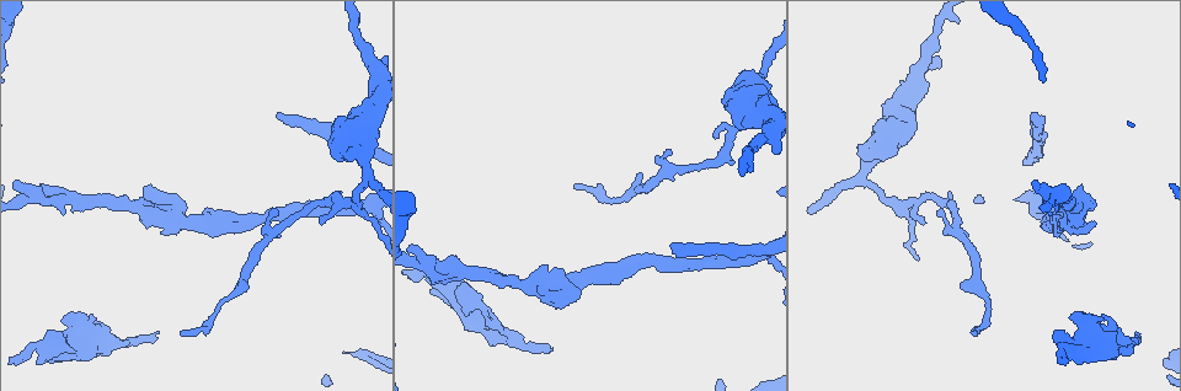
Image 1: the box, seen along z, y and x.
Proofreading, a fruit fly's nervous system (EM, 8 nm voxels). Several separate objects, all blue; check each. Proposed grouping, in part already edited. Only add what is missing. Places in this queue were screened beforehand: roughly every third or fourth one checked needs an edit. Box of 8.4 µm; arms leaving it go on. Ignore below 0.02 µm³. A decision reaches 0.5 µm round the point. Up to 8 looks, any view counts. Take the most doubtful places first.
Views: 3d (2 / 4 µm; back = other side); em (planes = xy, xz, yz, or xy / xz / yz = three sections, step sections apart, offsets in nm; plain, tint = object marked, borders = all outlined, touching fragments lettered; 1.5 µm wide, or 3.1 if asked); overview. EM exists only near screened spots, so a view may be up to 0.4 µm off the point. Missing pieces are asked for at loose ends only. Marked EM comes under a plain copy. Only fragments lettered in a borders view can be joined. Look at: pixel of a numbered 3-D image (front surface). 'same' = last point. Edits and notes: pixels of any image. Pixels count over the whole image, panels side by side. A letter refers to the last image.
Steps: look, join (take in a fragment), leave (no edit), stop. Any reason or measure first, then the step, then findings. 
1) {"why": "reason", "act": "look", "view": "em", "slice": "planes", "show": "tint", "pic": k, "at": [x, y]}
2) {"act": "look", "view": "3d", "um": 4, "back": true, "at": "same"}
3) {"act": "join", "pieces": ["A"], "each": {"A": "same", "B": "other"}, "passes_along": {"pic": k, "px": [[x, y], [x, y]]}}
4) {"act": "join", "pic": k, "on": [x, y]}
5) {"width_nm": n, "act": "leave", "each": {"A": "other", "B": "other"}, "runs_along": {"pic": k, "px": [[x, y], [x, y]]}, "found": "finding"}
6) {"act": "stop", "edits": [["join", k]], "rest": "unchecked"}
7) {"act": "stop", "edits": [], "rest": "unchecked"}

{"why": "branch stops here", "act": "look", "view": "em", "slice": "yz", "step": 8, "show": "tint", "pic": 1, "at": [158, 333]}

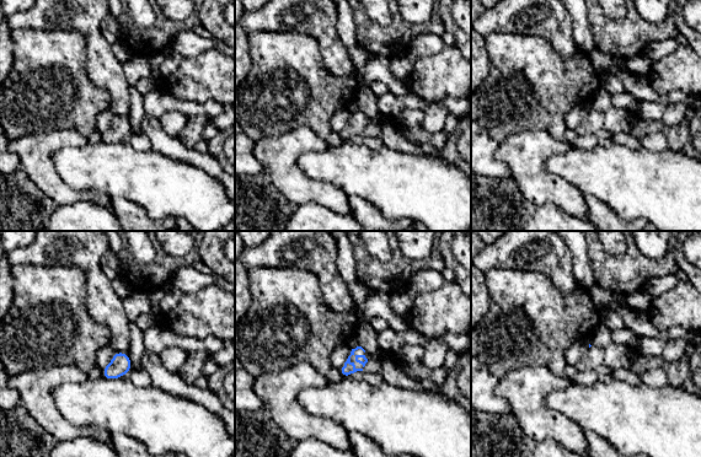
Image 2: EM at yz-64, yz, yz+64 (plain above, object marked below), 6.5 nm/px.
{"why": "see the neighbours", "act": "look", "view": "em", "slice": "yz", "step": 8, "show": "borders", "at": "same"}

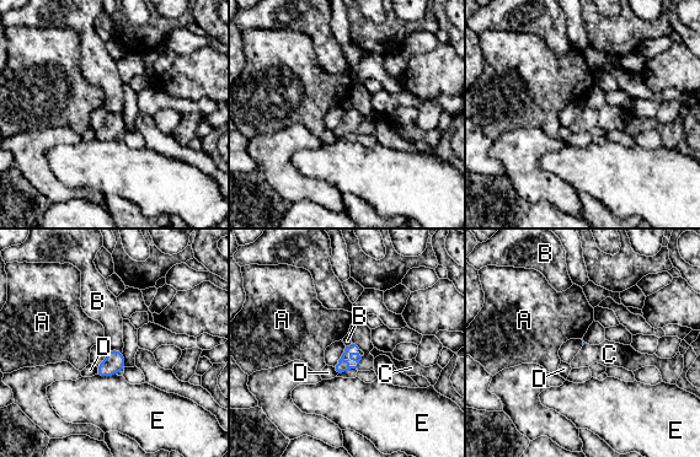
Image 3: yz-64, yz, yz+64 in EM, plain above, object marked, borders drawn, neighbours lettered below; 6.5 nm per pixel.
{"act": "join", "pieces": ["C"], "each": {"A": "other", "B": "other", "C": "same", "D": "other", "E": "other"}, "passes_along": {"pic": 3, "px": [[341, 366], [350, 356], [353, 349]]}, "found": "it goes on there"}

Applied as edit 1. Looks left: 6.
{"why": "an open end", "act": "look", "view": "em", "slice": "yz", "step": 8, "show": "tint", "pic": 1, "at": [1095, 222]}

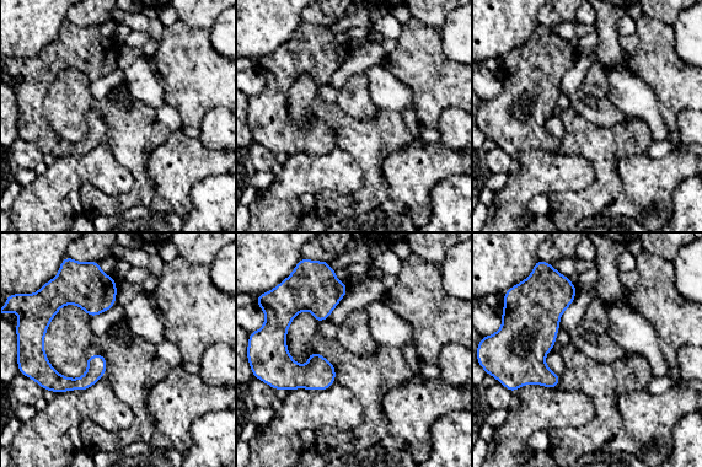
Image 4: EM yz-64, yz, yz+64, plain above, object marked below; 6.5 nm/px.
{"act": "look", "view": "em", "slice": "planes", "show": "borders", "at": "same"}

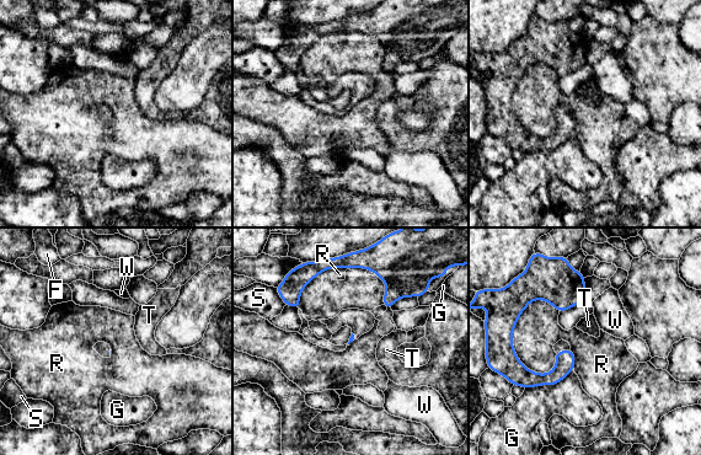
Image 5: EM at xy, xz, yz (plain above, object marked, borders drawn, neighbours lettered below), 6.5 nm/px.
{"act": "leave", "each": {"F": "other", "G": "other", "R": "other", "S": "other", "T": "other", "W": "other"}, "border": {"pic": 5, "px": [[549, 301], [520, 315], [514, 349]]}, "found": "none of them fits"}

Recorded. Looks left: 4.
{"act": "stop", "edits": [["join", 3]], "rest": "unchecked"}

